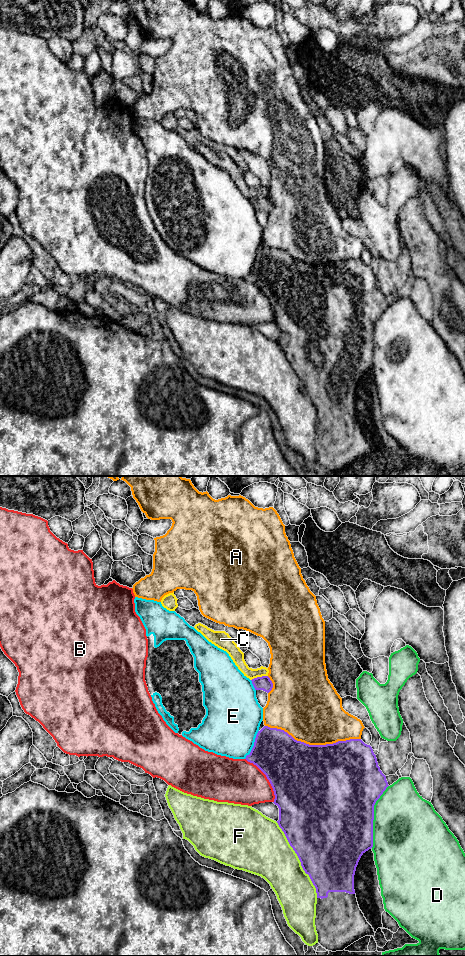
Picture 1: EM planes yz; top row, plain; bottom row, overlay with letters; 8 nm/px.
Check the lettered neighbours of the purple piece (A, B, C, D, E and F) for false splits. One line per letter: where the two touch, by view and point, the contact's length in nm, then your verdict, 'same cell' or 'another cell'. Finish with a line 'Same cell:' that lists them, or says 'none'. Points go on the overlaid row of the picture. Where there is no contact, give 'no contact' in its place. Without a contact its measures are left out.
A: yz (313, 745) | 800 nm | another cell
B: yz (267, 778) | 420 nm | another cell
C: yz (259, 677) | 140 nm | another cell
D: yz (373, 816) | 500 nm | another cell
E: yz (254, 744) | 260 nm | another cell
F: yz (299, 859) | 700 nm | another cell
Same cell: none

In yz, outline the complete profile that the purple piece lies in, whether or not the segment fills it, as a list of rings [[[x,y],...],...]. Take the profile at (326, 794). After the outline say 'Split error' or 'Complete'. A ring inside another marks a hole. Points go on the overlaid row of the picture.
[[[264,726],[258,731],[254,746],[245,759],[256,765],[269,780],[275,795],[273,803],[279,808],[277,823],[316,888],[318,943],[326,950],[336,952],[365,936],[374,937],[374,929],[360,910],[354,890],[358,862],[373,847],[374,805],[389,786],[372,747],[361,739],[309,745],[295,740],[284,730]]]. Split error

